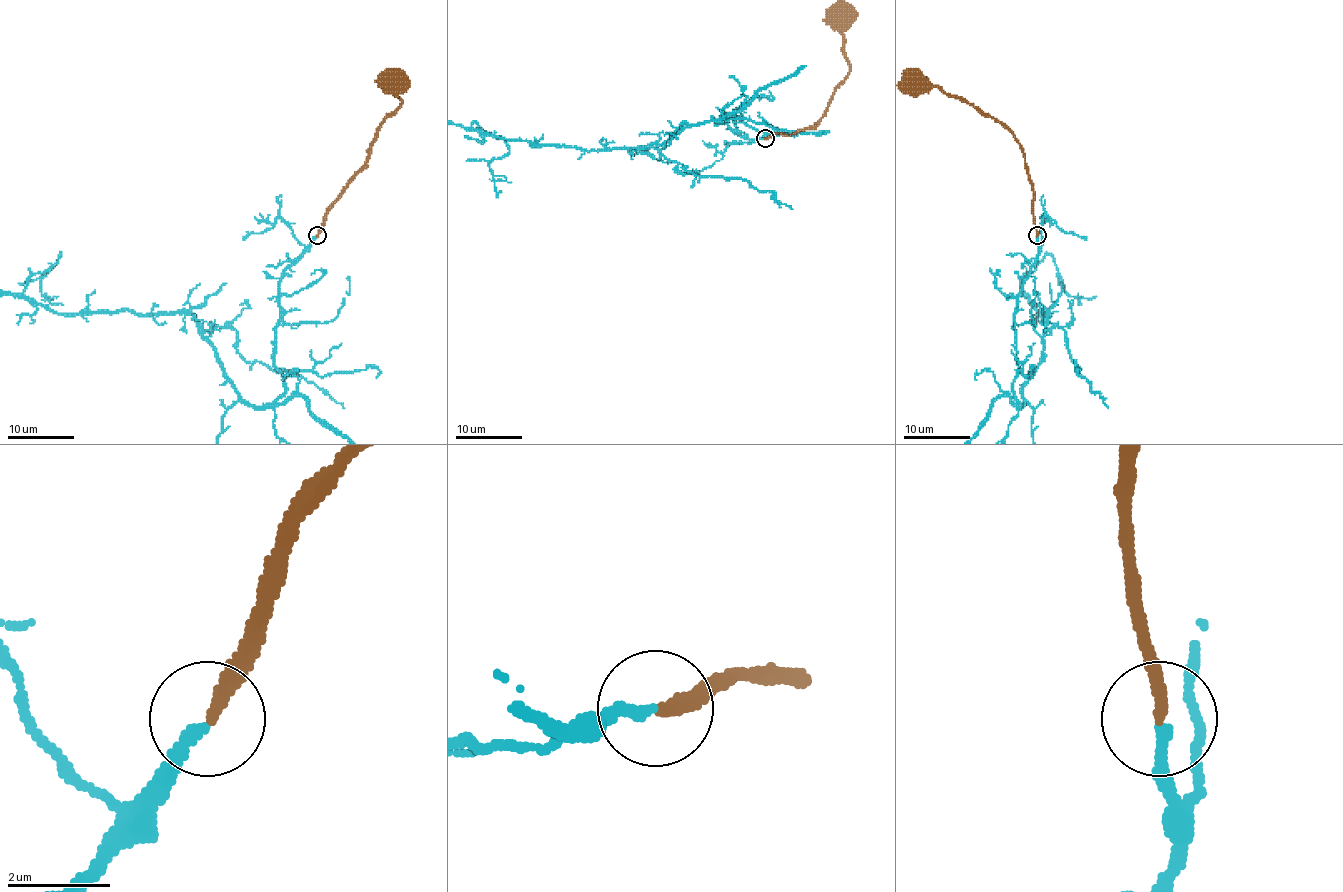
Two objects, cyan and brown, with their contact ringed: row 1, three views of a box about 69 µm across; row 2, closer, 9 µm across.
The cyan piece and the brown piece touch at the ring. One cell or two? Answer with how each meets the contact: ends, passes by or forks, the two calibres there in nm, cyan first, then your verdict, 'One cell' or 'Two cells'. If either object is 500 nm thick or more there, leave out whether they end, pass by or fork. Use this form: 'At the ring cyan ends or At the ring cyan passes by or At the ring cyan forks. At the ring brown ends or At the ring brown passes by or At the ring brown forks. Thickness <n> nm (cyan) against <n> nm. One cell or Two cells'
At the ring cyan ends. At the ring brown ends. Thickness 220 nm (cyan) against 240 nm. One cell

